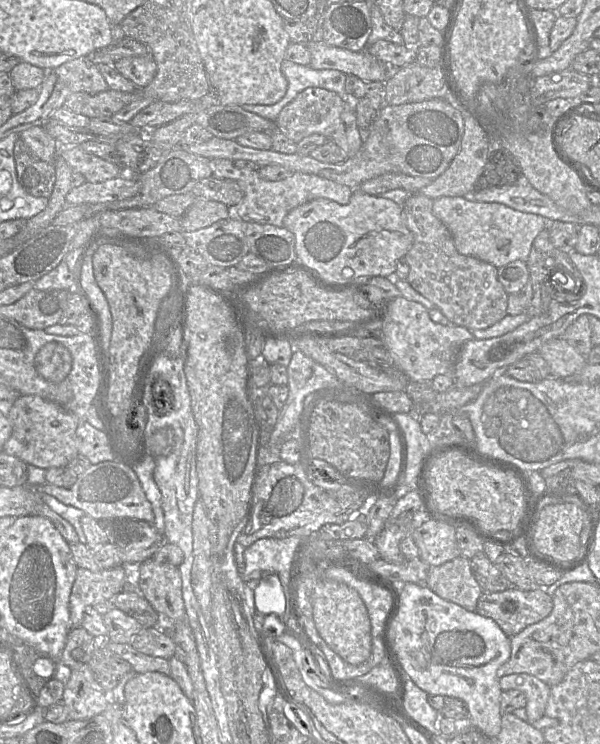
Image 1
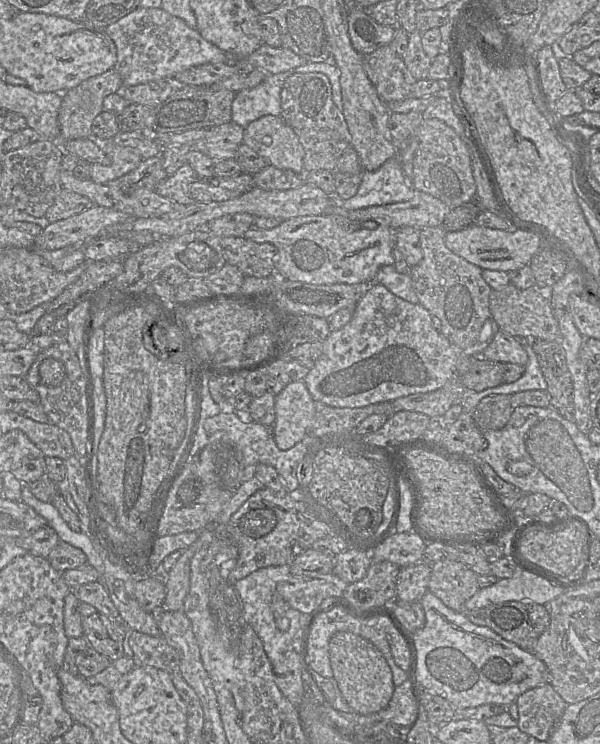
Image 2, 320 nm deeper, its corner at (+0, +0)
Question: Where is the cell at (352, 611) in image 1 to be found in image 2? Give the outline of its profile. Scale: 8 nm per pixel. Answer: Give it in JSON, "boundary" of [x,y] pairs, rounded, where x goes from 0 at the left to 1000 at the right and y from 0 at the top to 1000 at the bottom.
{"boundary":[[[562,849],[548,860],[548,884],[555,911],[590,957],[615,961],[647,949],[658,926],[653,903],[640,882],[617,862],[585,849]]]}

